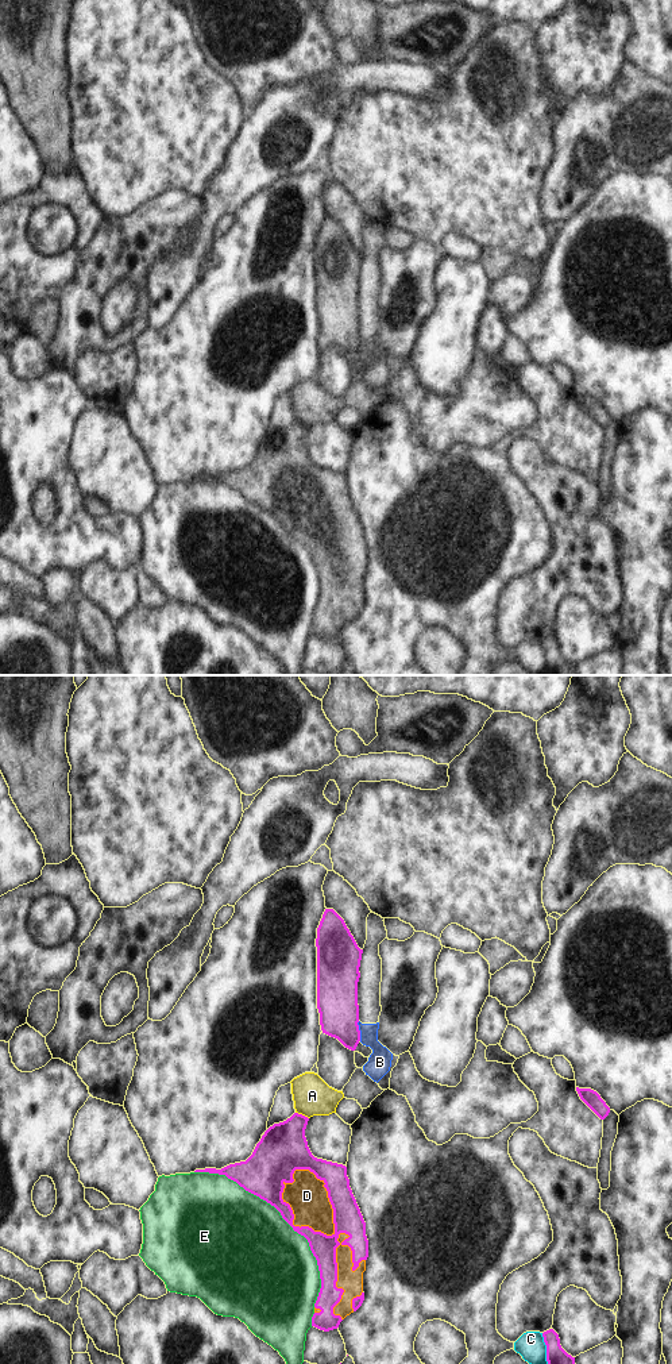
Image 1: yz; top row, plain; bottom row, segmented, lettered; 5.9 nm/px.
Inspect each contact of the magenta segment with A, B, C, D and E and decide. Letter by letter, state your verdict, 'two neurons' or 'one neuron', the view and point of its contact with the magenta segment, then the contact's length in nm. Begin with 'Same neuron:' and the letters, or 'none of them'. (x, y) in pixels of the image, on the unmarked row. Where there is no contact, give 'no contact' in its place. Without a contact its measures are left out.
Same neuron: D
A: two neurons; contact yz (301, 423); length 90 nm
B: two neurons; contact yz (359, 339); length 120 nm
C: two neurons; contact yz (547, 658); length 200 nm
D: one neuron; contact yz (328, 504); length 460 nm
E: two neurons; contact yz (282, 526); length 1100 nm

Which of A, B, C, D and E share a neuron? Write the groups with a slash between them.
A / B / C / D / E

